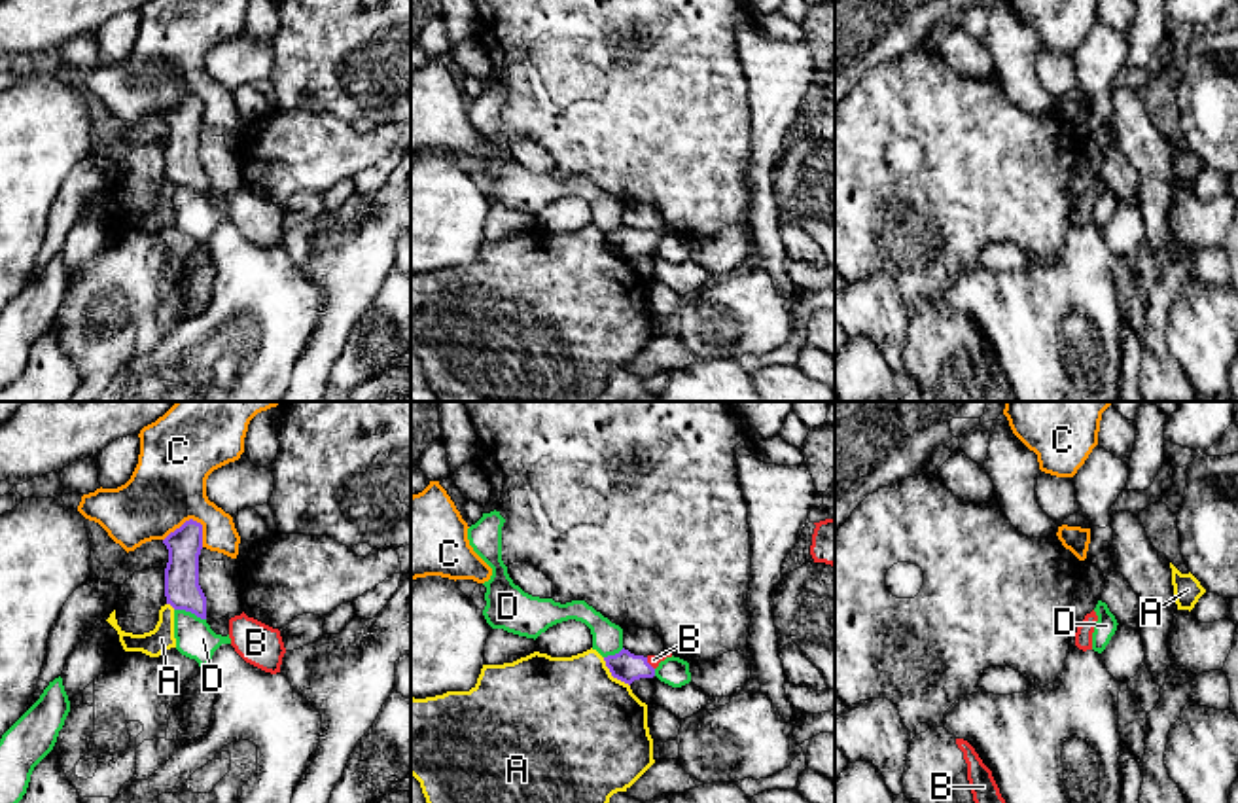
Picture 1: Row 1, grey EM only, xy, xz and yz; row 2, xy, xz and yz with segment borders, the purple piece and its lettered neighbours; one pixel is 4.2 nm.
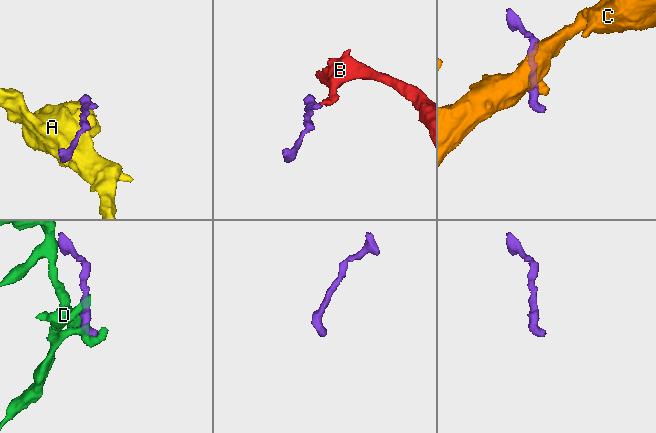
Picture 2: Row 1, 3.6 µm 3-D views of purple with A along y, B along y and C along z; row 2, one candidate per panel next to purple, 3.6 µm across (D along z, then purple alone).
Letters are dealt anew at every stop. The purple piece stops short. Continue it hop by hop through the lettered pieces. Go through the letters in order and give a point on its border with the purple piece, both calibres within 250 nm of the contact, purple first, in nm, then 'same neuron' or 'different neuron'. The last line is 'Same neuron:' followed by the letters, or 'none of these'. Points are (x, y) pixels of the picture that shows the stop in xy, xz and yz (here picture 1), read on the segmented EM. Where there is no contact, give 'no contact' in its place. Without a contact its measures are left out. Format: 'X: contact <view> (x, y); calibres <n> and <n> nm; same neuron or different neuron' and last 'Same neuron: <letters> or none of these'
A: contact xz (612, 675); calibres 130 and 500 nm; different neuron
B: contact xz (648, 663); calibres 130 and 50 nm; same neuron
C: contact xy (184, 523); calibres 150 and 320 nm; different neuron
D: contact xy (190, 610); calibres 150 and 160 nm; different neuron
Same neuron: B

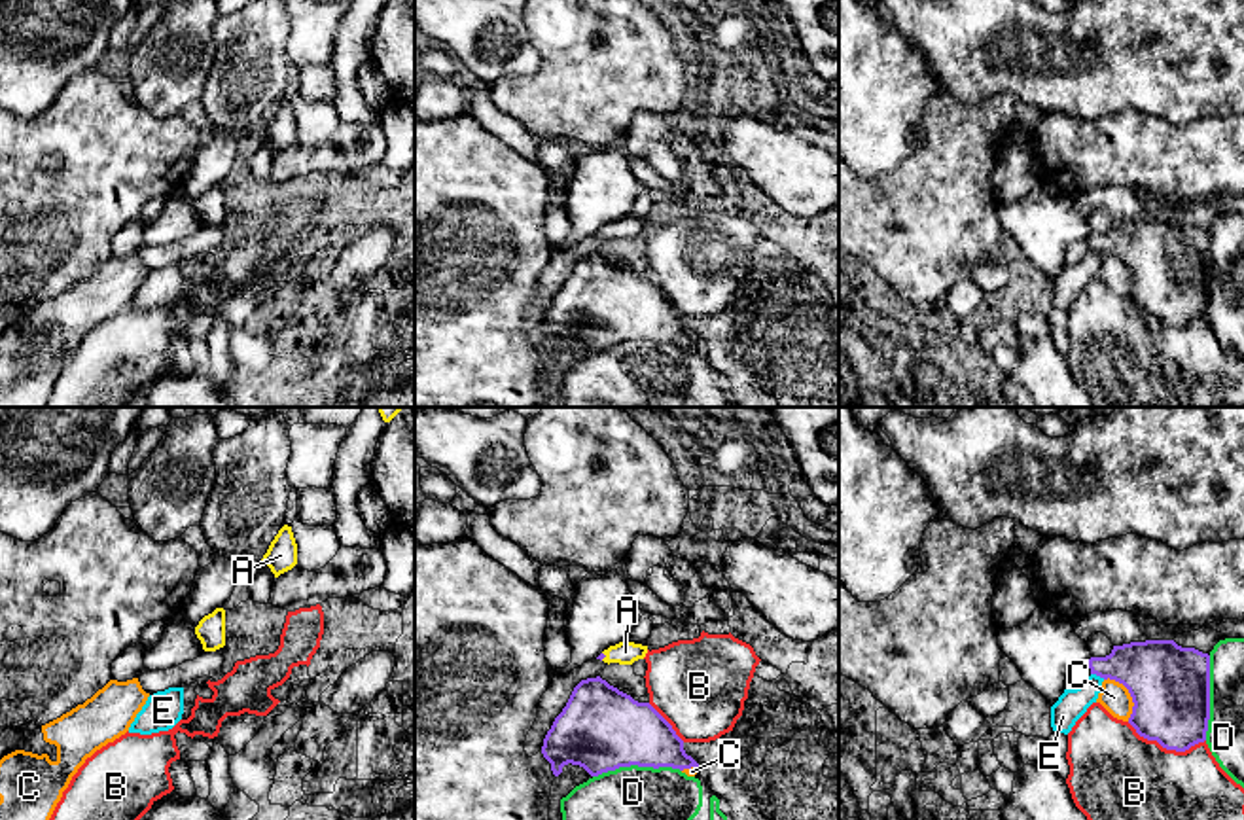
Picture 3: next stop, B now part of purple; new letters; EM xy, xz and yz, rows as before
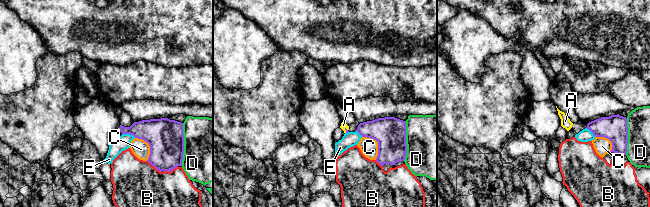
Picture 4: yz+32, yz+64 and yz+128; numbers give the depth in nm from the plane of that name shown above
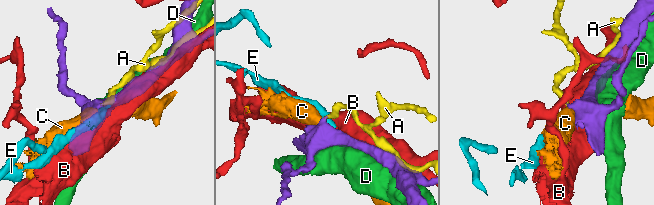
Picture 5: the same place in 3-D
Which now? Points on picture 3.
A: contact xz (604, 656); calibres 20 and 100 nm; same neuron
B: contact yz (1167, 748); calibres 340 and 380 nm; different neuron
C: contact yz (1129, 692); calibres 340 and 120 nm; different neuron
D: contact xz (637, 764); calibres 360 and 220 nm; different neuron
E: contact yz (1099, 675); calibres 280 and 120 nm; different neuron
Same neuron: A

